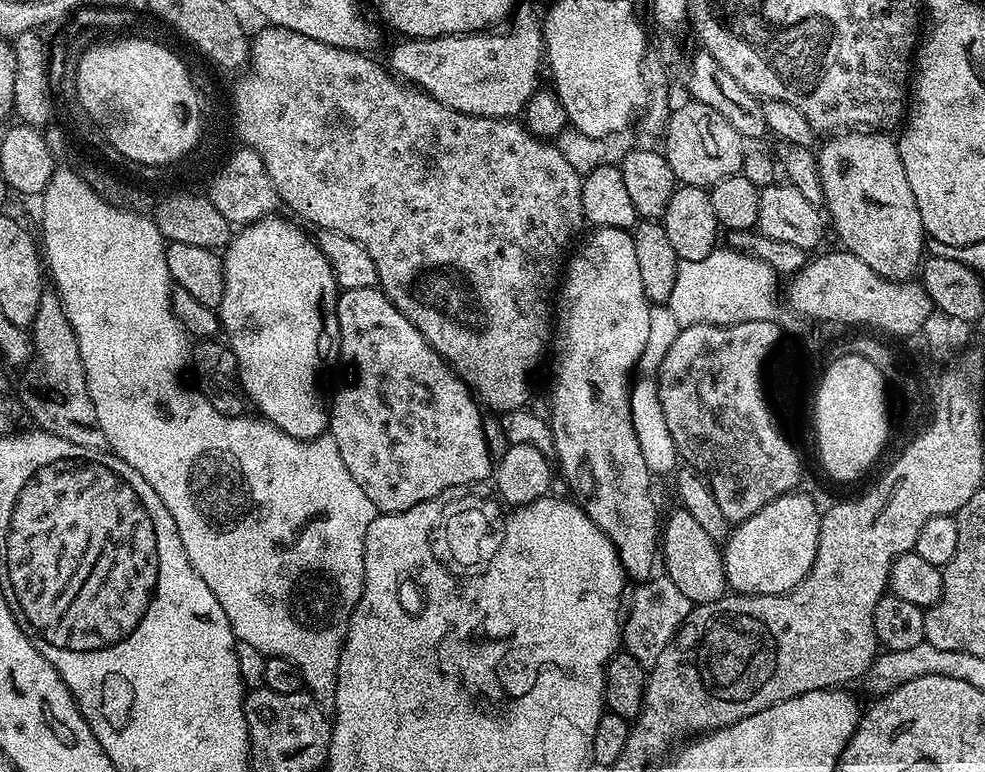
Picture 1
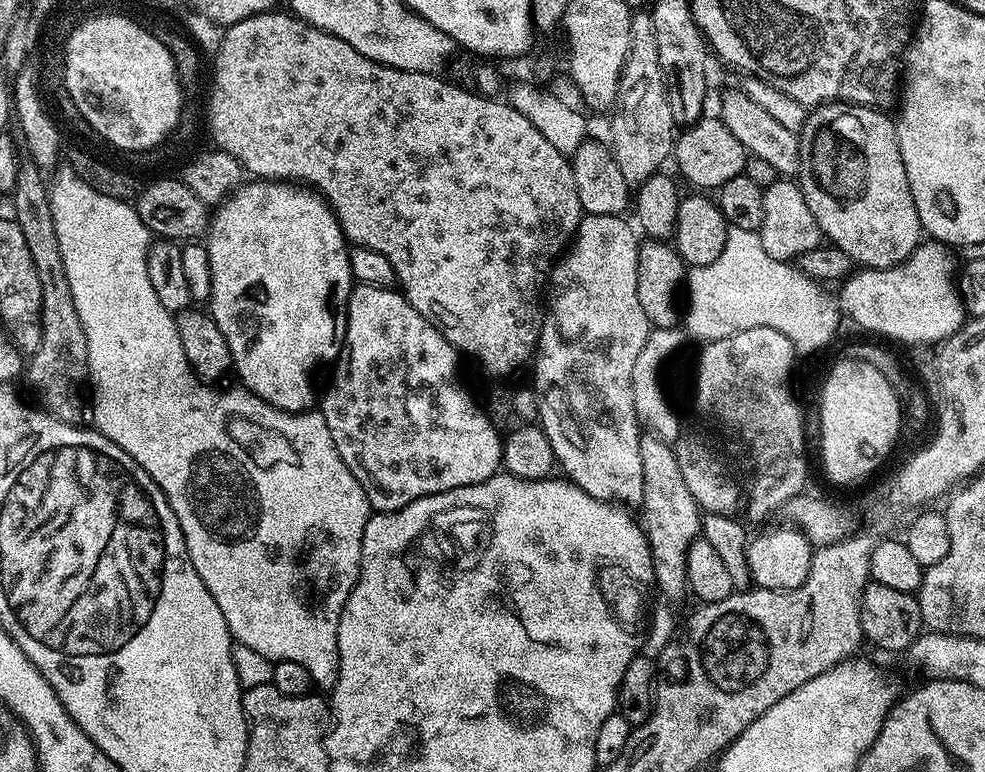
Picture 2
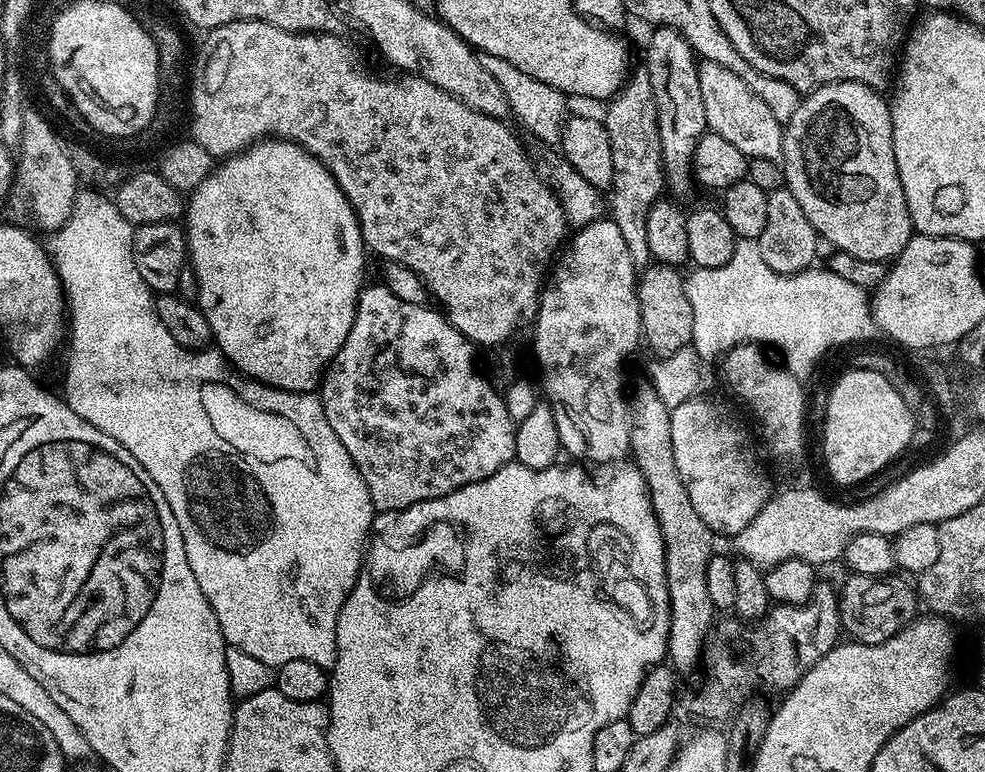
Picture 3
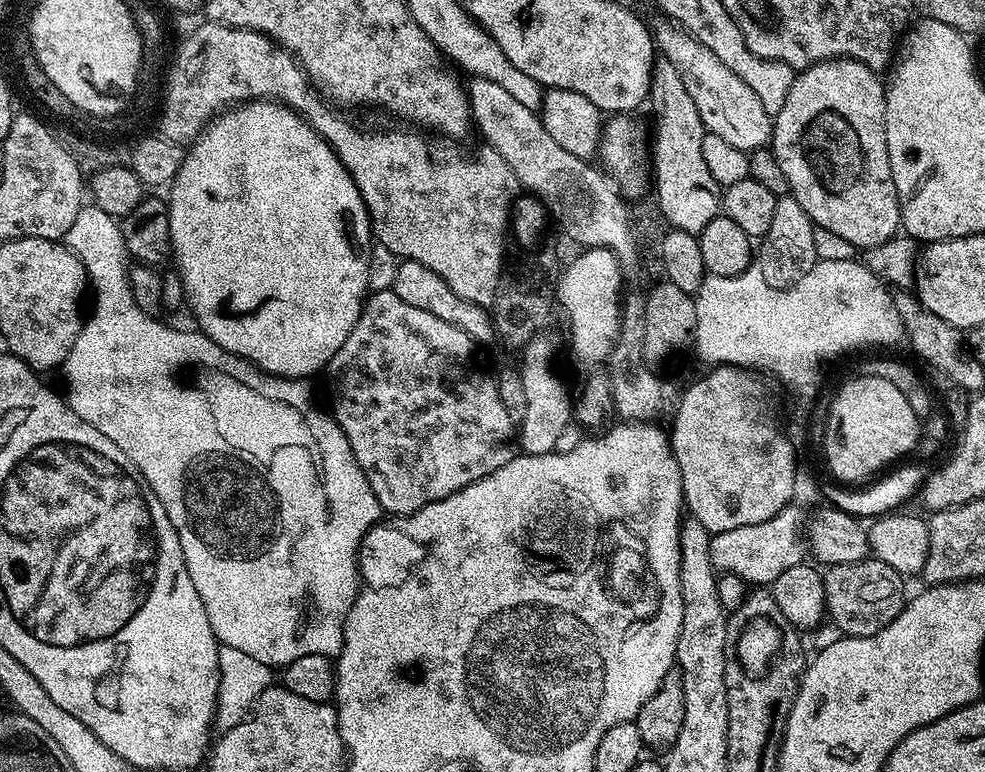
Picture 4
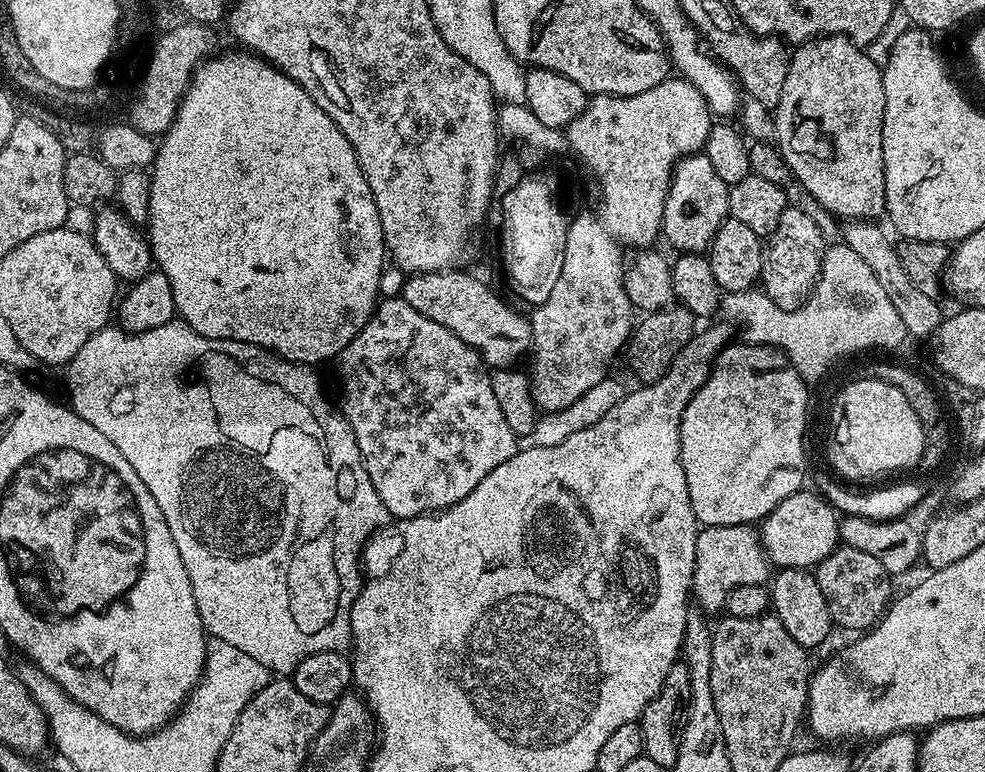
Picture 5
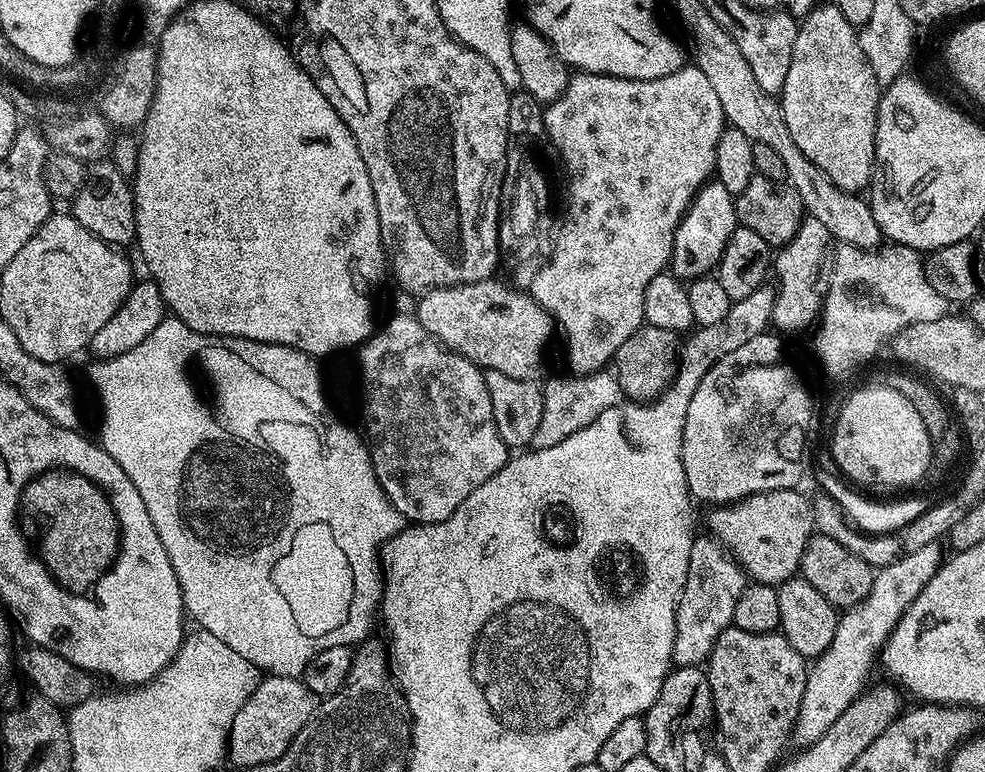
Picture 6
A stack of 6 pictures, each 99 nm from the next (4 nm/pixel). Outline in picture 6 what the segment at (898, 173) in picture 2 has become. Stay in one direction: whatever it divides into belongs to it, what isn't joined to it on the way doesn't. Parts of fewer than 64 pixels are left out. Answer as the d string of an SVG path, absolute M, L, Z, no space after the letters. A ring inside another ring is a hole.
M831 2L817 3L816 7L811 8L807 16L799 21L794 38L794 55L790 57L790 70L786 74L786 86L780 91L778 99L782 114L786 118L786 127L790 129L790 138L794 138L798 150L802 150L802 154L806 154L806 158L810 158L810 162L814 162L814 166L818 166L818 170L827 174L834 186L853 194L863 193L872 183L872 173L876 167L876 123L878 122L881 95L882 85L877 82L874 70L870 70L870 62L866 58L866 54L862 54L857 25L849 22L842 14L842 10L838 10L838 6L834 6Z

